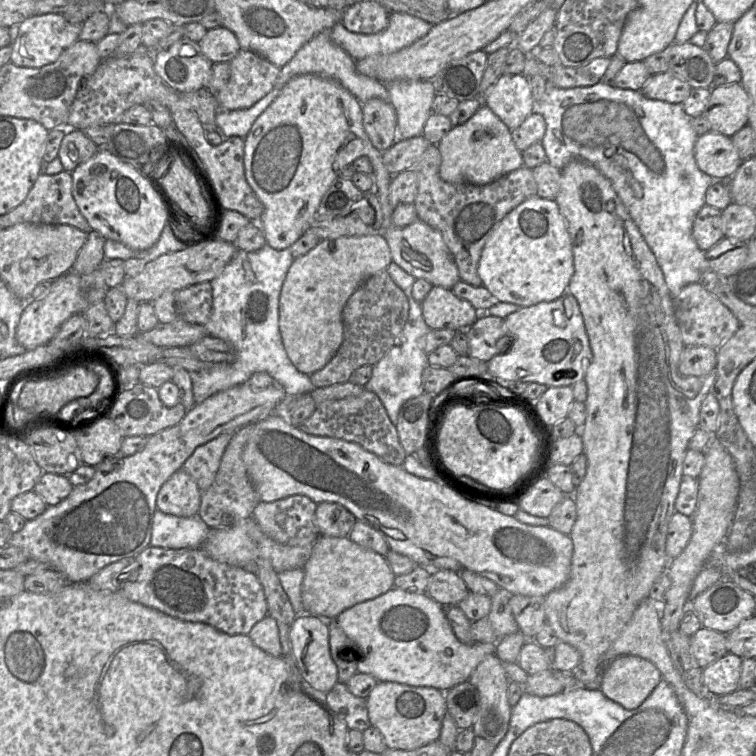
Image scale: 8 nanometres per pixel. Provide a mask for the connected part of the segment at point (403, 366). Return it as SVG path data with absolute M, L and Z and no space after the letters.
M393 261L387 267L387 271L391 279L406 295L409 303L409 315L396 343L373 365L372 377L364 387L365 390L371 391L379 397L389 419L395 425L401 406L407 400L420 396L425 392L423 371L429 365L428 354L425 352L425 337L430 328L424 320L421 302L416 301L412 295L412 288L416 278Z

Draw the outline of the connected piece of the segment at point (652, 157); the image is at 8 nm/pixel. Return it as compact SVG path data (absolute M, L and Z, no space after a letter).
M601 81L575 88L550 85L542 101L534 100L534 112L545 119L546 131L541 144L552 166L562 170L571 160L582 160L593 165L611 182L654 254L671 295L674 297L686 285L697 283L708 265L705 252L693 238L692 228L697 213L706 204L706 191L714 179L696 163L694 146L699 135L682 104L650 99L642 90L617 88Z

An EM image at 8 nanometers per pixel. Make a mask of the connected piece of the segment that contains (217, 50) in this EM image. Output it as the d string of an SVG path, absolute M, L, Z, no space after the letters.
M223 26L207 30L198 45L212 63L229 63L241 50L236 35Z

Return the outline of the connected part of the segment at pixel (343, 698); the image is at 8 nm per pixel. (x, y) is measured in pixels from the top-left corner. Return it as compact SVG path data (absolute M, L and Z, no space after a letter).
M337 682L326 693L326 702L349 729L357 729L363 732L371 726L366 700L350 693L345 684Z

